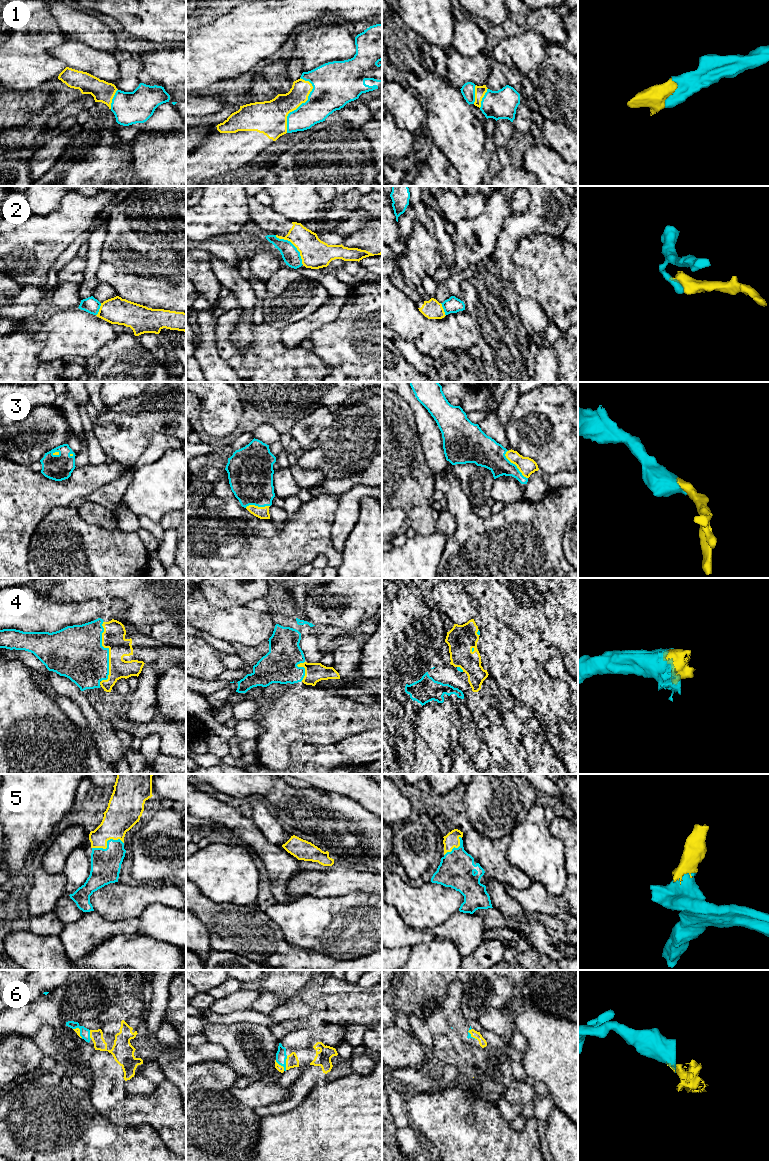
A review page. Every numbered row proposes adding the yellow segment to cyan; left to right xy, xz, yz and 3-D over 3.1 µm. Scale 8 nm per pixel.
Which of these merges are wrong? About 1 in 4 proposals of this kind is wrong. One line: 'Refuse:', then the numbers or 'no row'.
Refuse: 2

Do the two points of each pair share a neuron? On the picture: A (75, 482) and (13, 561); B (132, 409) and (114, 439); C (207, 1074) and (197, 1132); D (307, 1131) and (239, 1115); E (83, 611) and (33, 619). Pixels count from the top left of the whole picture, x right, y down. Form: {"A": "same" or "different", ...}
{"A": "same", "B": "same", "C": "same", "D": "different", "E": "same"}

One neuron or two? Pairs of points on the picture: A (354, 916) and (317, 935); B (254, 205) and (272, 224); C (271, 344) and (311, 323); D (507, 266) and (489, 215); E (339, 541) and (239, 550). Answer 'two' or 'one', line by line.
A: one
B: one
C: two
D: two
E: two

